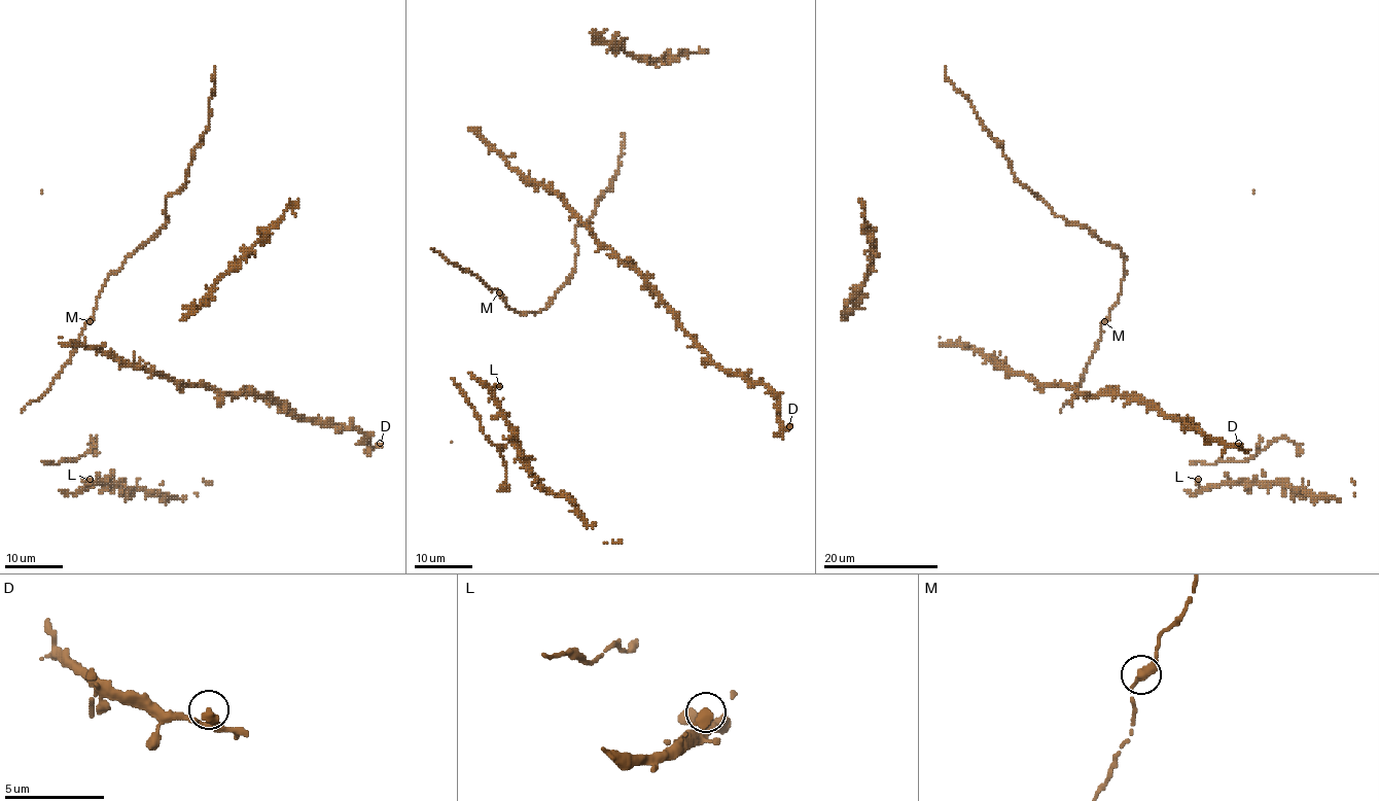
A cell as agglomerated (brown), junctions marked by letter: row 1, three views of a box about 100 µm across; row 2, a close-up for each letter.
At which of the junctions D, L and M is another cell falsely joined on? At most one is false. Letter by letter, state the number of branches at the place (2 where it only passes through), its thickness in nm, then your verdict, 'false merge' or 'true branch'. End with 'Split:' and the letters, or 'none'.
D: 1 branches meet; 480 nm thick; true branch
L: 1 branches meet; 500 nm thick; true branch
M: 1 branches meet; 500 nm thick; true branch
Split: none

